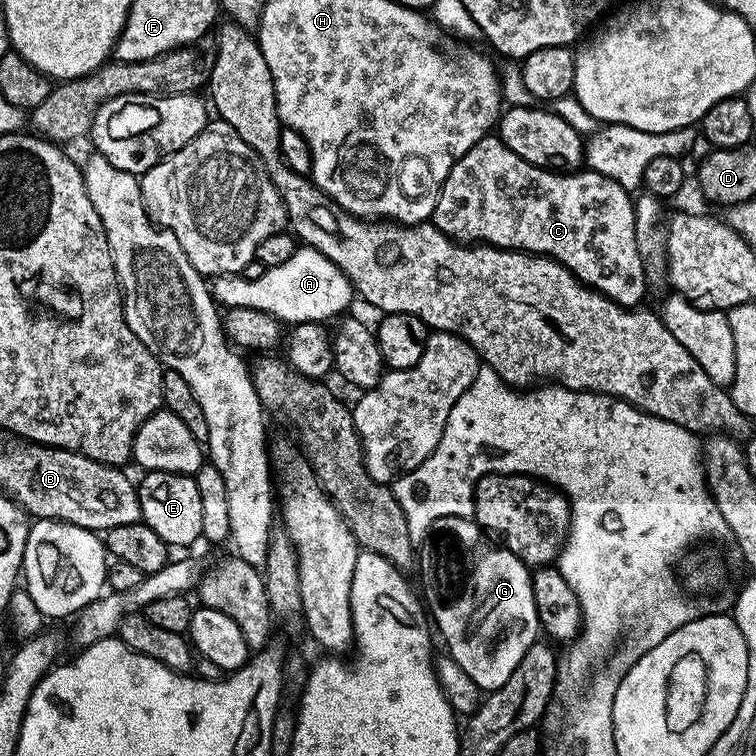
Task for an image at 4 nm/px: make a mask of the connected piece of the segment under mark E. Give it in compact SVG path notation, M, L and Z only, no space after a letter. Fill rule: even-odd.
M149 472L138 480L140 518L162 542L173 549L184 548L202 537L202 498L198 495L195 475L182 472Z

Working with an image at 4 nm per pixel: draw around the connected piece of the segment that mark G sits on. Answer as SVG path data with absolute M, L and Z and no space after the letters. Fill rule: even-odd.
M506 548L504 556L488 554L478 566L466 596L454 604L452 612L438 612L434 628L448 643L447 655L452 656L480 689L490 693L502 686L502 682L514 674L514 666L522 662L522 654L537 643L541 631L534 606L532 572L528 565L523 564L509 548ZM482 568L486 572L480 572Z

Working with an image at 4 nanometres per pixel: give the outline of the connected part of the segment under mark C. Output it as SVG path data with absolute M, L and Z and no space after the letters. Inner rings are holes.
M489 134L482 137L452 167L450 174L446 178L446 182L442 186L442 190L438 194L438 202L434 206L430 220L438 230L442 230L442 234L446 234L451 240L461 244L469 246L475 243L490 244L494 248L511 248L521 252L534 252L537 256L548 256L550 259L558 261L562 266L569 268L589 288L602 293L603 296L609 296L611 300L616 304L621 304L624 308L634 308L645 303L644 291L649 291L650 285L644 273L642 254L638 254L638 242L636 241L636 205L630 193L623 189L618 182L612 181L600 173L591 170L554 172L550 168L539 168L537 164L526 162L526 158L518 158L518 154L514 154L514 150L510 150L510 146L506 146L500 141L499 135Z

